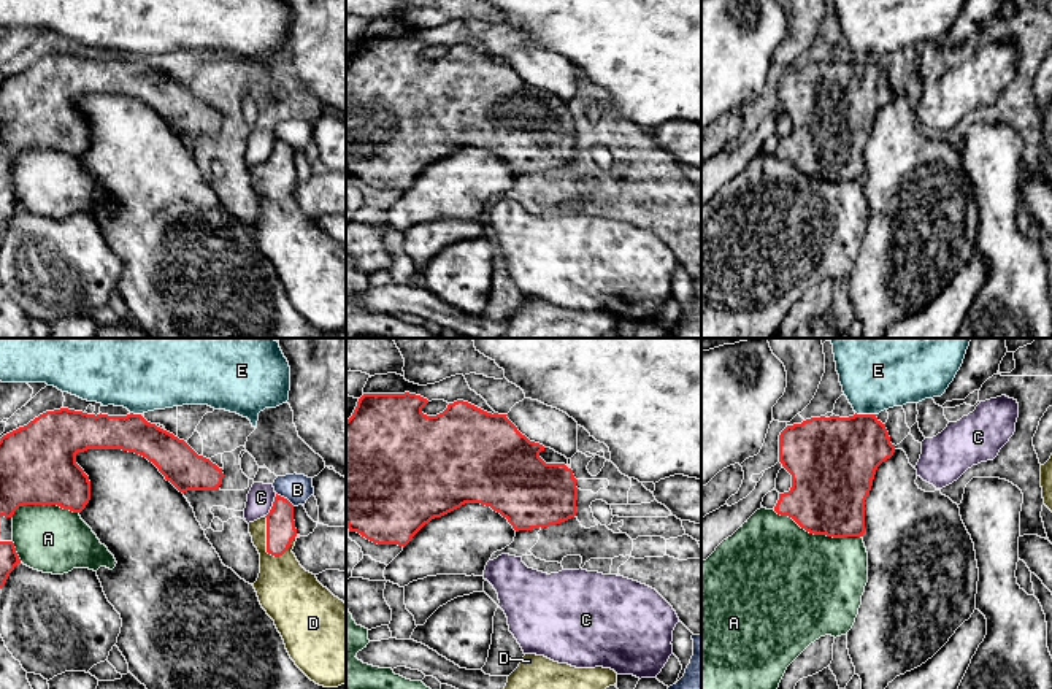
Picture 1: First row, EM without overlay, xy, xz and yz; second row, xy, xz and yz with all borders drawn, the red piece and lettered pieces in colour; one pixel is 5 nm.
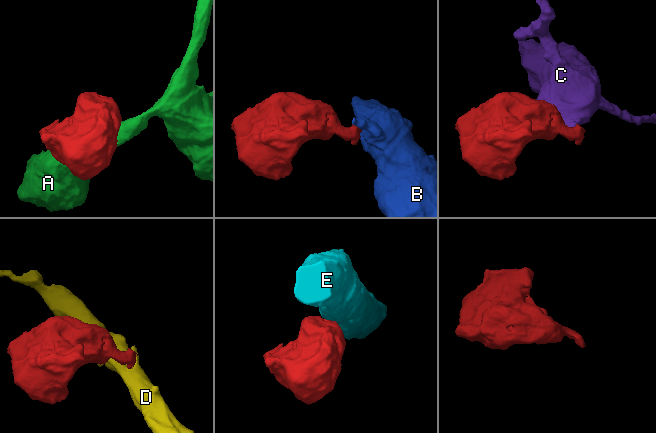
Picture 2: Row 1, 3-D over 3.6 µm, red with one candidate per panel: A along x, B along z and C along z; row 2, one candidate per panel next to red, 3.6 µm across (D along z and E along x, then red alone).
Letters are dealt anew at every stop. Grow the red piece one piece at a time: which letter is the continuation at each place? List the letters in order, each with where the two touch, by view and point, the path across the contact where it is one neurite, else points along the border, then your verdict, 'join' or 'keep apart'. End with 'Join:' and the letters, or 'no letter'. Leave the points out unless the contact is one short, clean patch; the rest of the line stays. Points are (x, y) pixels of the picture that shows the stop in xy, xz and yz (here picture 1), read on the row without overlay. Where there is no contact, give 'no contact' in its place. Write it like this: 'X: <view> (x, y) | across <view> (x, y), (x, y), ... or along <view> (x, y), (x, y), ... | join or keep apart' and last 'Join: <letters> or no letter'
A: yz (817, 178) | keep apart
B: xy (286, 143) | along xy (276, 137), (294, 150) | keep apart
C: xy (273, 150) | along xy (276, 138), (265, 161) | keep apart
D: xy (267, 184) | across xy (281, 175), (267, 184), (283, 230) | join
E: yz (865, 59) | keep apart
Join: D

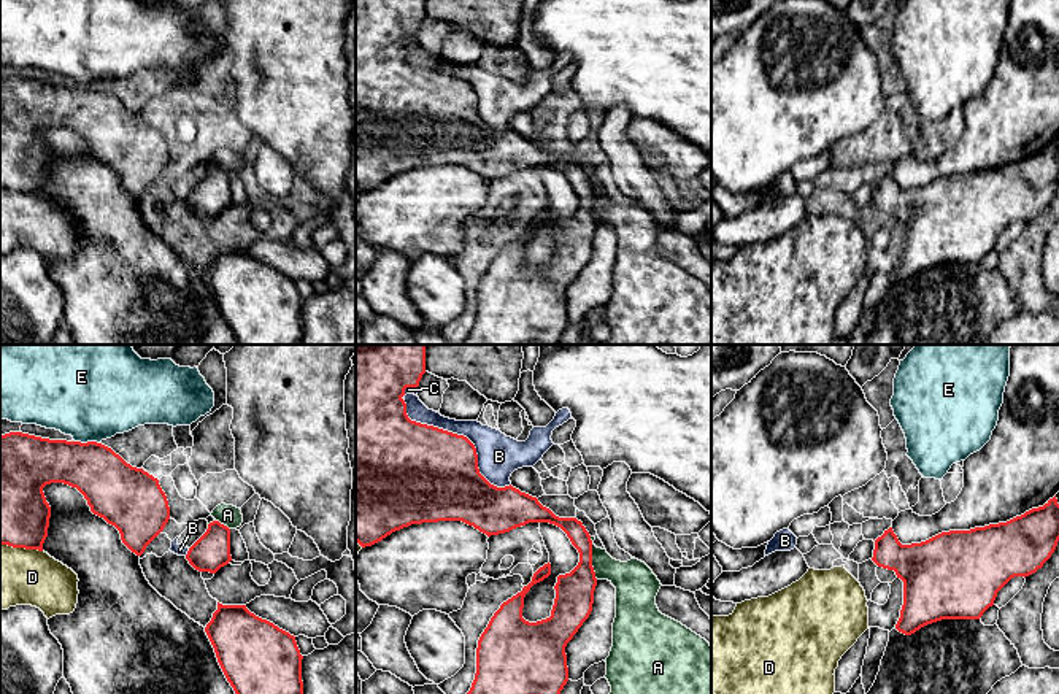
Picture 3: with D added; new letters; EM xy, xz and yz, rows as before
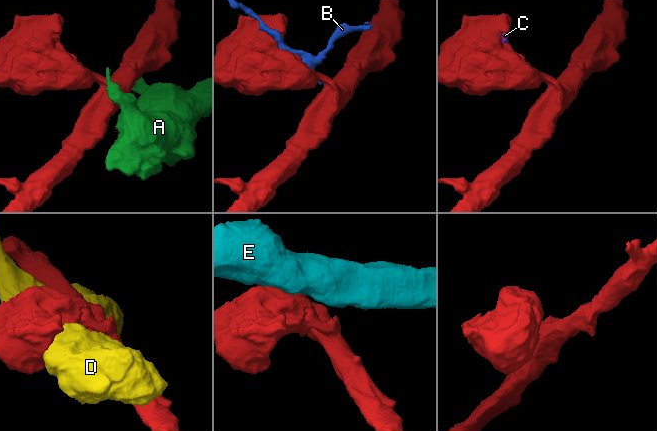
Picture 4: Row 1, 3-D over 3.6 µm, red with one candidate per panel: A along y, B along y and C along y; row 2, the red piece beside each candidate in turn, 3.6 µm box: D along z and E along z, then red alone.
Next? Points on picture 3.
A: xz (591, 202) | along xz (589, 181), (591, 210), (597, 223) | keep apart
B: xz (462, 80) | keep apart
C: xz (405, 32) | across xz (358, 45), (373, 32), (405, 32), (408, 34) | join
D: xy (21, 191) | keep apart
E: xy (88, 86) | keep apart
Join: C

